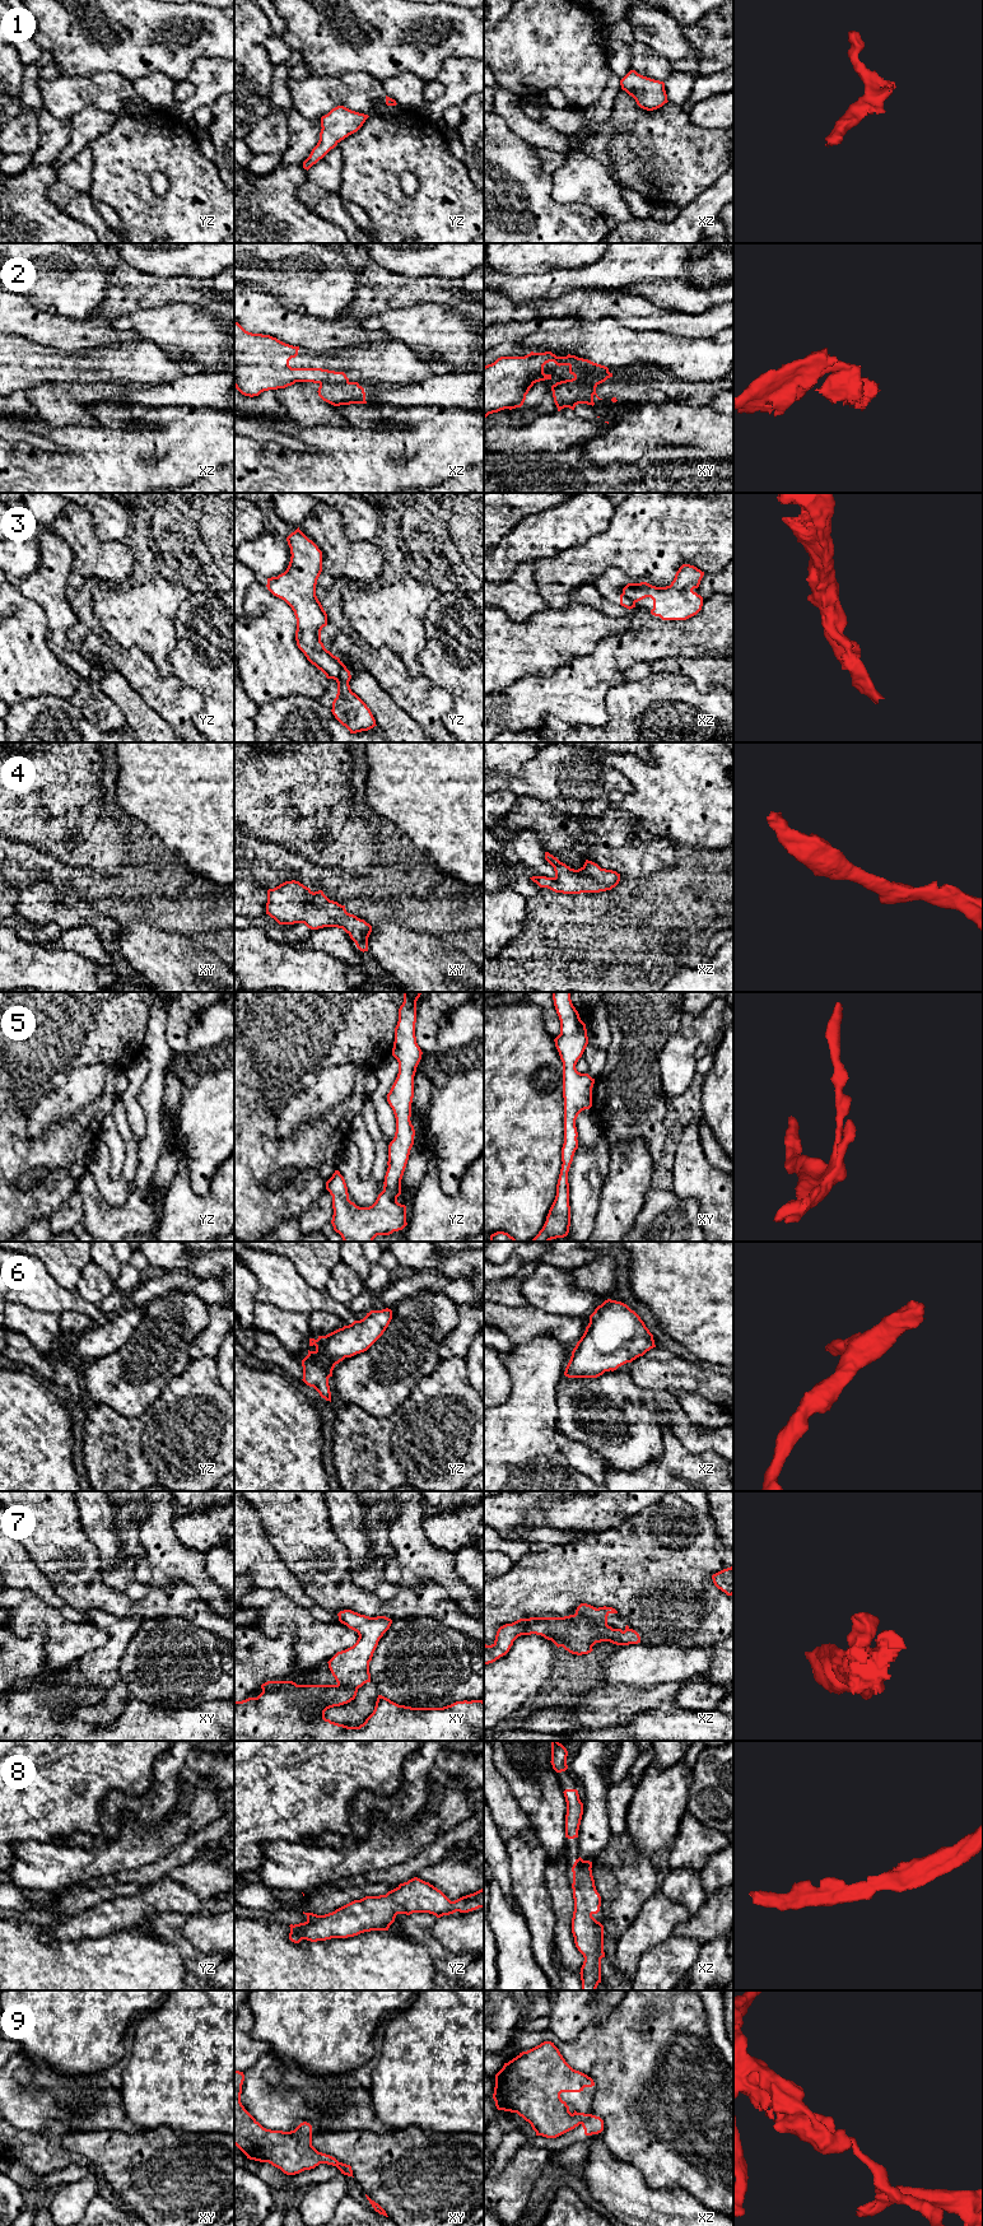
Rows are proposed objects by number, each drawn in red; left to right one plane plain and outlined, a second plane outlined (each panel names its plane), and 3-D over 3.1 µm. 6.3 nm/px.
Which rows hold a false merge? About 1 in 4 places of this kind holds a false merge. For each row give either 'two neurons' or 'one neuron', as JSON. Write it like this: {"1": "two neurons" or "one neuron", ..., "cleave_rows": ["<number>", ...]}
{"1": "one neuron", "2": "two neurons", "3": "two neurons", "4": "one neuron", "5": "one neuron", "6": "one neuron", "7": "two neurons", "8": "one neuron", "9": "two neurons", "cleave_rows": ["2", "3", "7", "9"]}

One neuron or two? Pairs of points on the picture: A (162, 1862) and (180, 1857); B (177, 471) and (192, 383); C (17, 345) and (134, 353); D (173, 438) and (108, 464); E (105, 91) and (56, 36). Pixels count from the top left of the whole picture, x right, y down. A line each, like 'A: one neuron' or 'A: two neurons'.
A: one neuron
B: two neurons
C: one neuron
D: one neuron
E: two neurons

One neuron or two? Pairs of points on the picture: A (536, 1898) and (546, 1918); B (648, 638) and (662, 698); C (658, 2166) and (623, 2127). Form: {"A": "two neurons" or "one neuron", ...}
{"A": "one neuron", "B": "two neurons", "C": "one neuron"}

